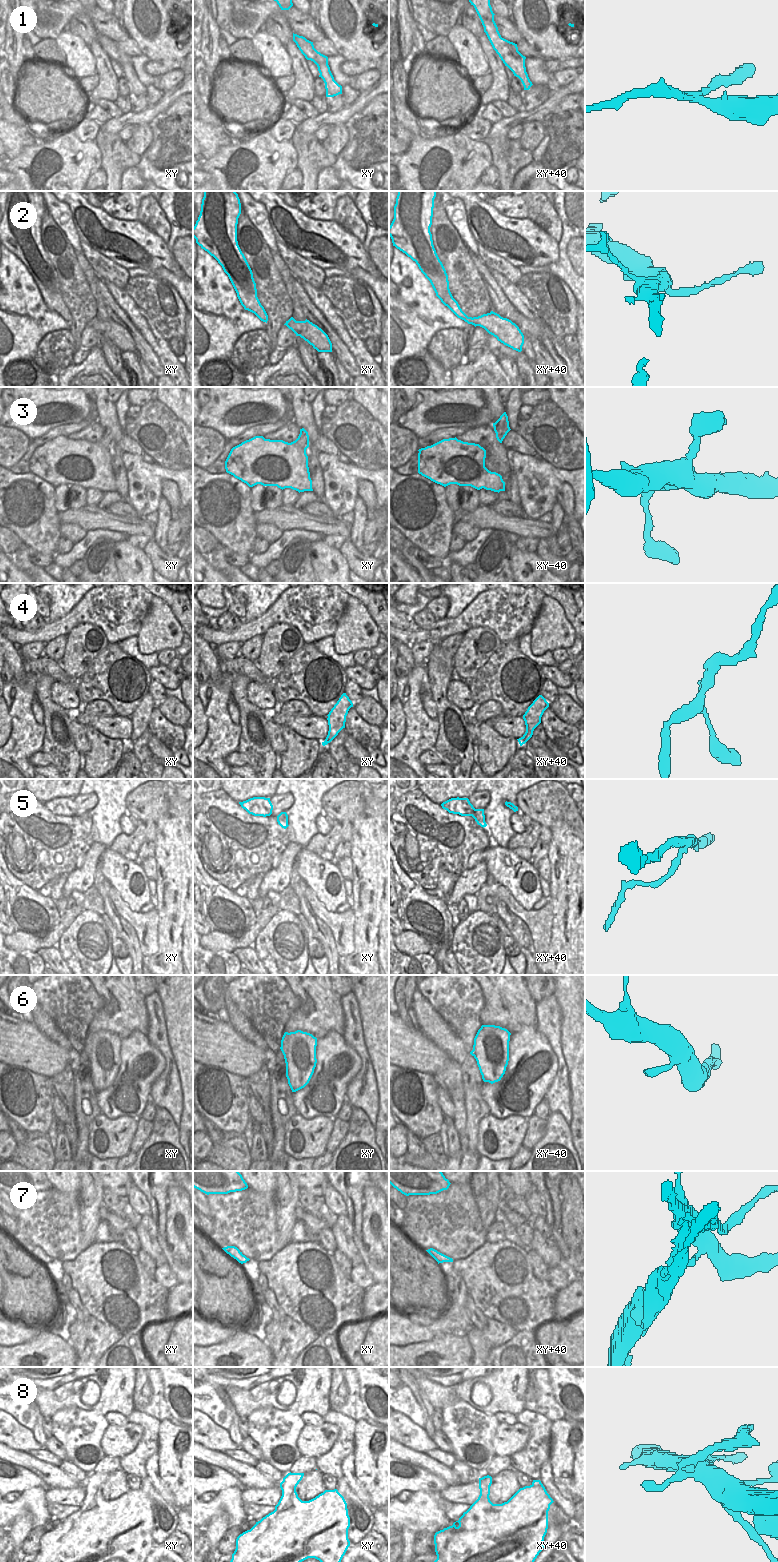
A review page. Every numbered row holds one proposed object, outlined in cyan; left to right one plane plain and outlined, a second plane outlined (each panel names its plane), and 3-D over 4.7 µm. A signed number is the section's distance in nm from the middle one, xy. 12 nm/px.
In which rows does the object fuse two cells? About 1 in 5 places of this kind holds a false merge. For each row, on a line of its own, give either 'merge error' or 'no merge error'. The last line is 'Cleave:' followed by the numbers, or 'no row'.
1: no merge error
2: no merge error
3: no merge error
4: no merge error
5: no merge error
6: no merge error
7: merge error
8: no merge error
Cleave: 7

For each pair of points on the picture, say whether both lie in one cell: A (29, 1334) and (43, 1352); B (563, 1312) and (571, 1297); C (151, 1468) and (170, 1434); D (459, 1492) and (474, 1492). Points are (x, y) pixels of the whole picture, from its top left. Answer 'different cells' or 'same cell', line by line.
A: different cells
B: same cell
C: different cells
D: same cell

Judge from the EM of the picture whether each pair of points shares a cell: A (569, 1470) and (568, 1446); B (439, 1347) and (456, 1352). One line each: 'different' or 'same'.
A: same
B: same

